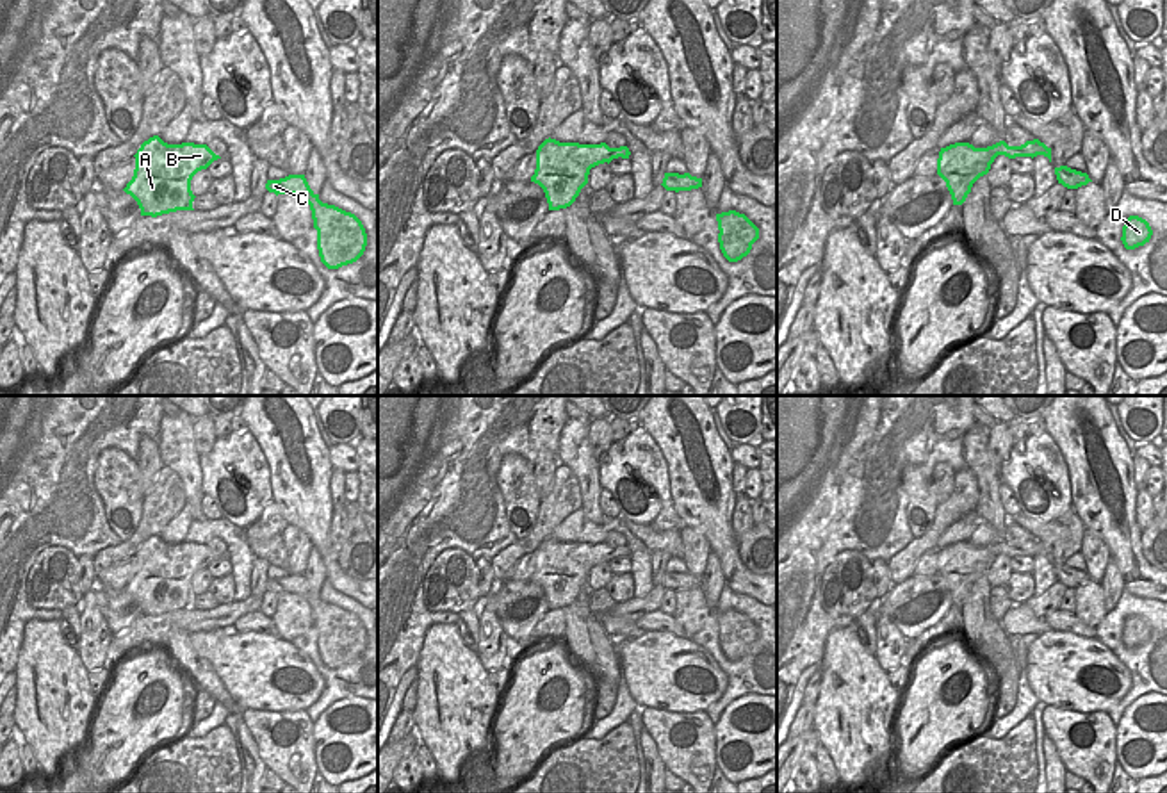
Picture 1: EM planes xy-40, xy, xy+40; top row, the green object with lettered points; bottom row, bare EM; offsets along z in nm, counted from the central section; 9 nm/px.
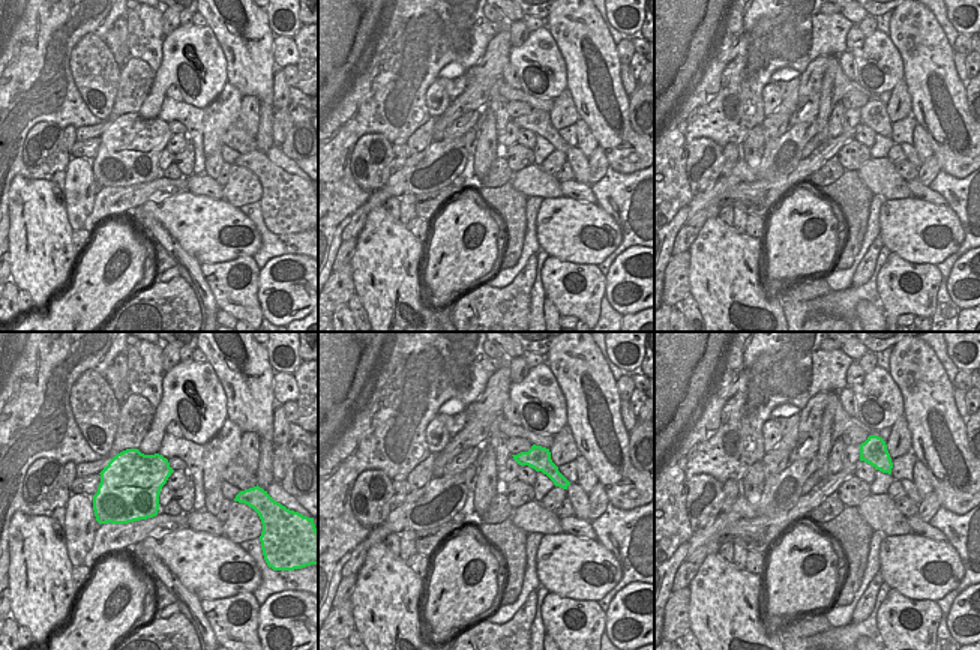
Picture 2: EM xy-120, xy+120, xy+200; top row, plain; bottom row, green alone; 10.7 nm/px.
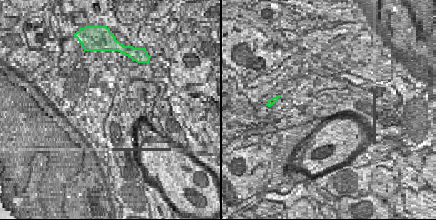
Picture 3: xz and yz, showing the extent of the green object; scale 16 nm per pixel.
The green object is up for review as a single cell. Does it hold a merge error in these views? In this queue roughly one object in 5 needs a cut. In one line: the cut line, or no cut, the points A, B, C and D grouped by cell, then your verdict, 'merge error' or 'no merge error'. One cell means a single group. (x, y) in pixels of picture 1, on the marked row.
no cut; A B C D; no merge error

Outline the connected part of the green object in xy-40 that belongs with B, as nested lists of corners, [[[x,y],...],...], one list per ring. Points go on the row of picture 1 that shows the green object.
[[[159,135],[141,144],[132,180],[123,189],[130,194],[141,216],[162,216],[176,210],[194,210],[192,176],[221,159],[207,144],[167,144]]]

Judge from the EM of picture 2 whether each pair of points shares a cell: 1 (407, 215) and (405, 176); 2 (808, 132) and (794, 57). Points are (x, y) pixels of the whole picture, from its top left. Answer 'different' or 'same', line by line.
1: different
2: different

